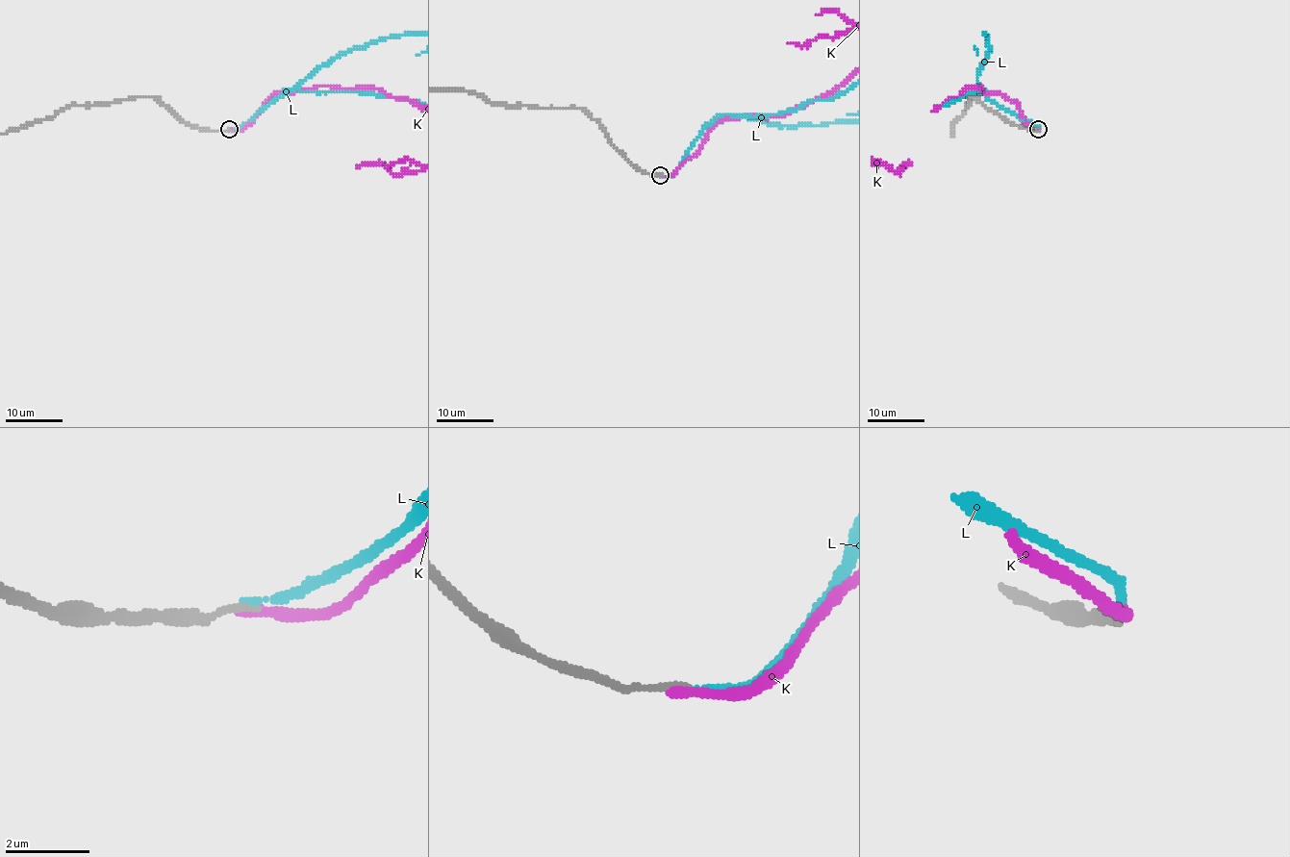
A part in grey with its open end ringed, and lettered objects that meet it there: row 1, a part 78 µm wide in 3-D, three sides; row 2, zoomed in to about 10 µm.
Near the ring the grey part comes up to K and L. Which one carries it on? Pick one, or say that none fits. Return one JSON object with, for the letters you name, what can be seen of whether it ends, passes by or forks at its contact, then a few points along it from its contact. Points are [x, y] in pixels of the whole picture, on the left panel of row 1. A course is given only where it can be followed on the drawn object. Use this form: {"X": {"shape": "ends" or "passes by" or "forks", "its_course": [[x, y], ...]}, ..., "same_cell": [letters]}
{"L": {"shape": "ends"}, "same_cell": ["L"]}

